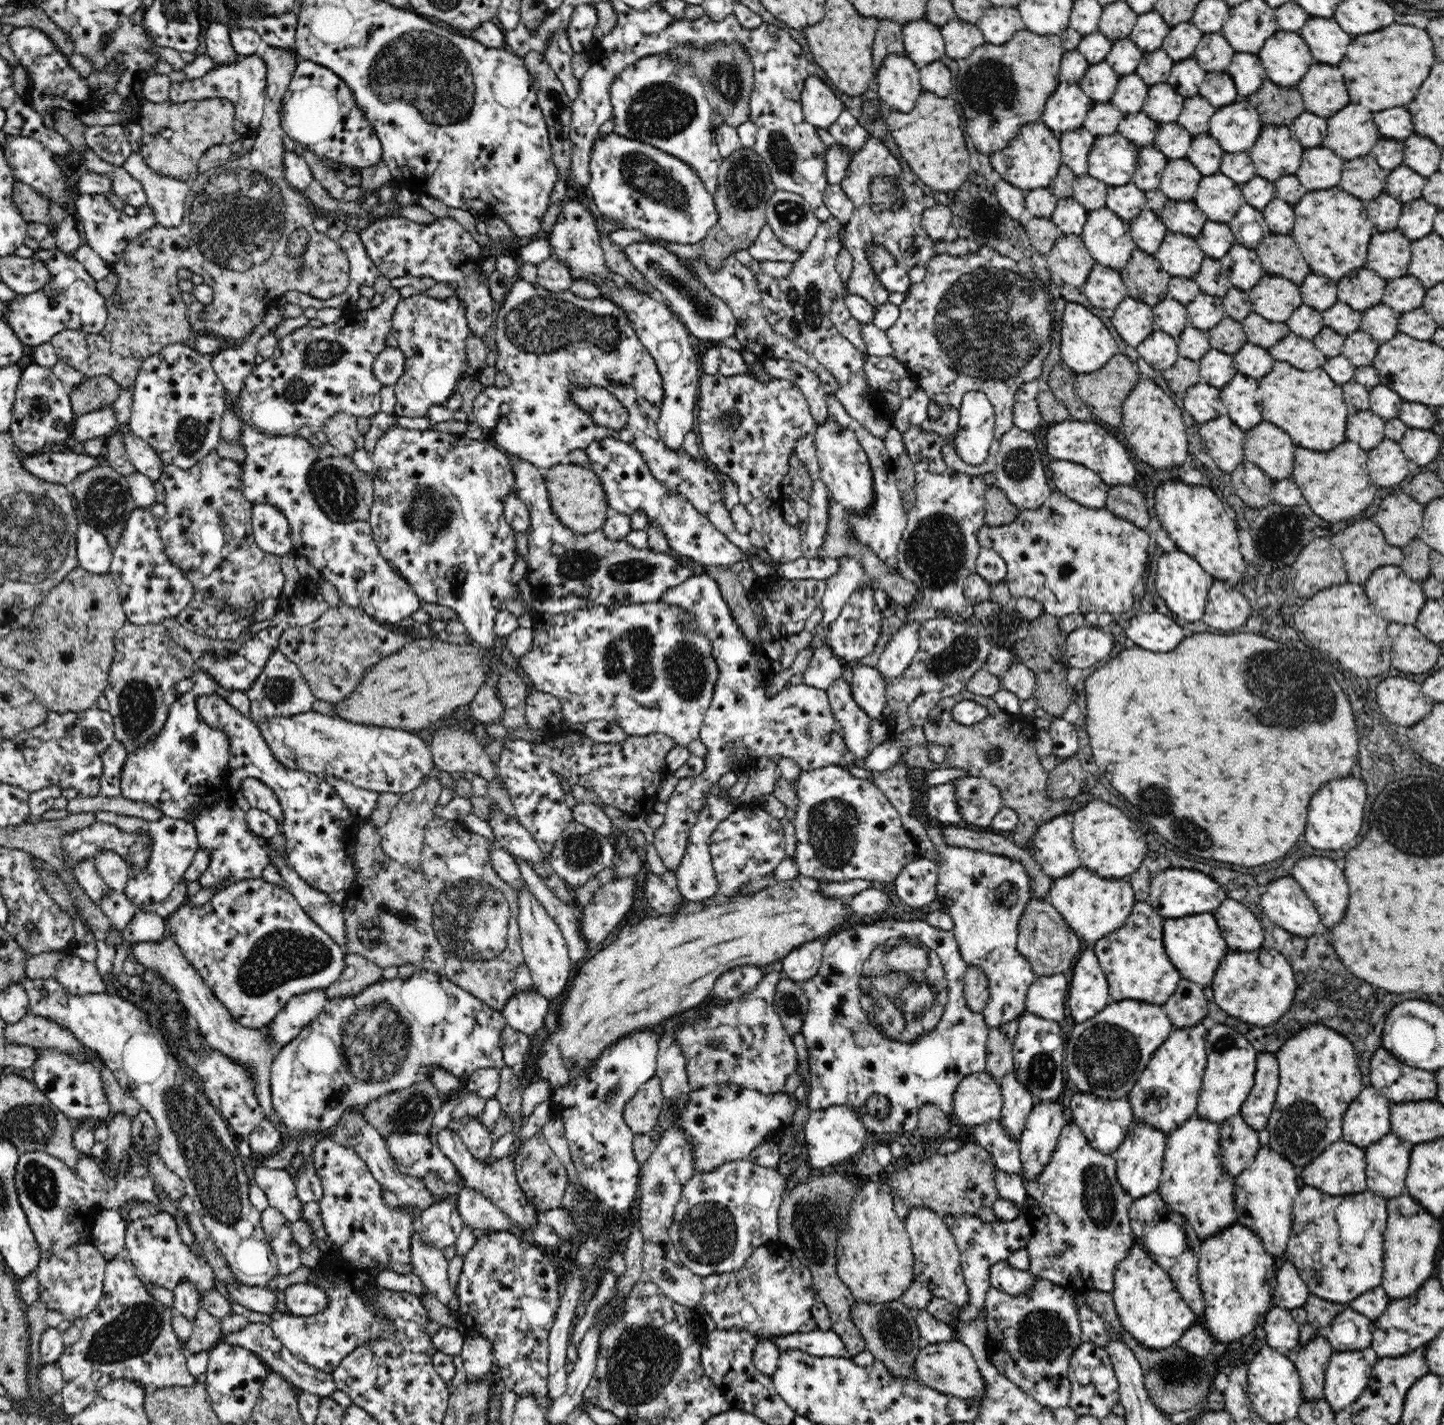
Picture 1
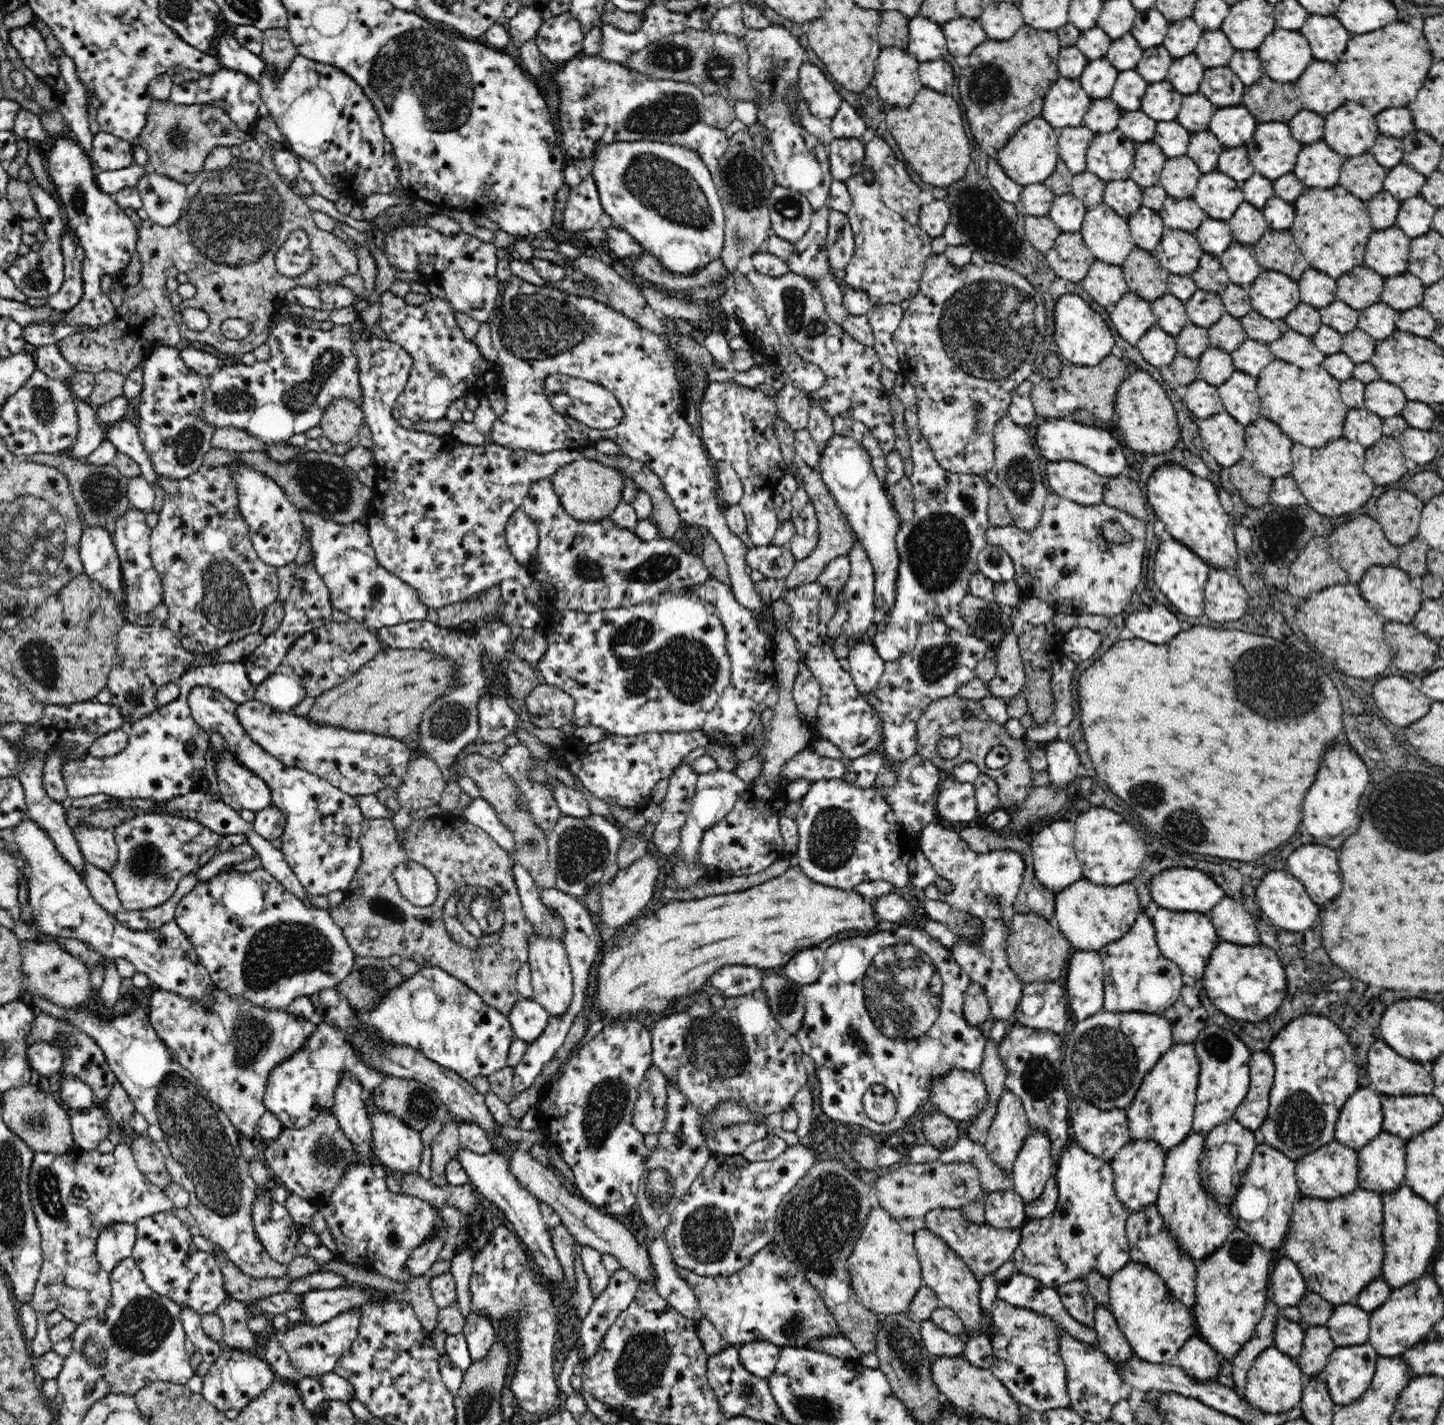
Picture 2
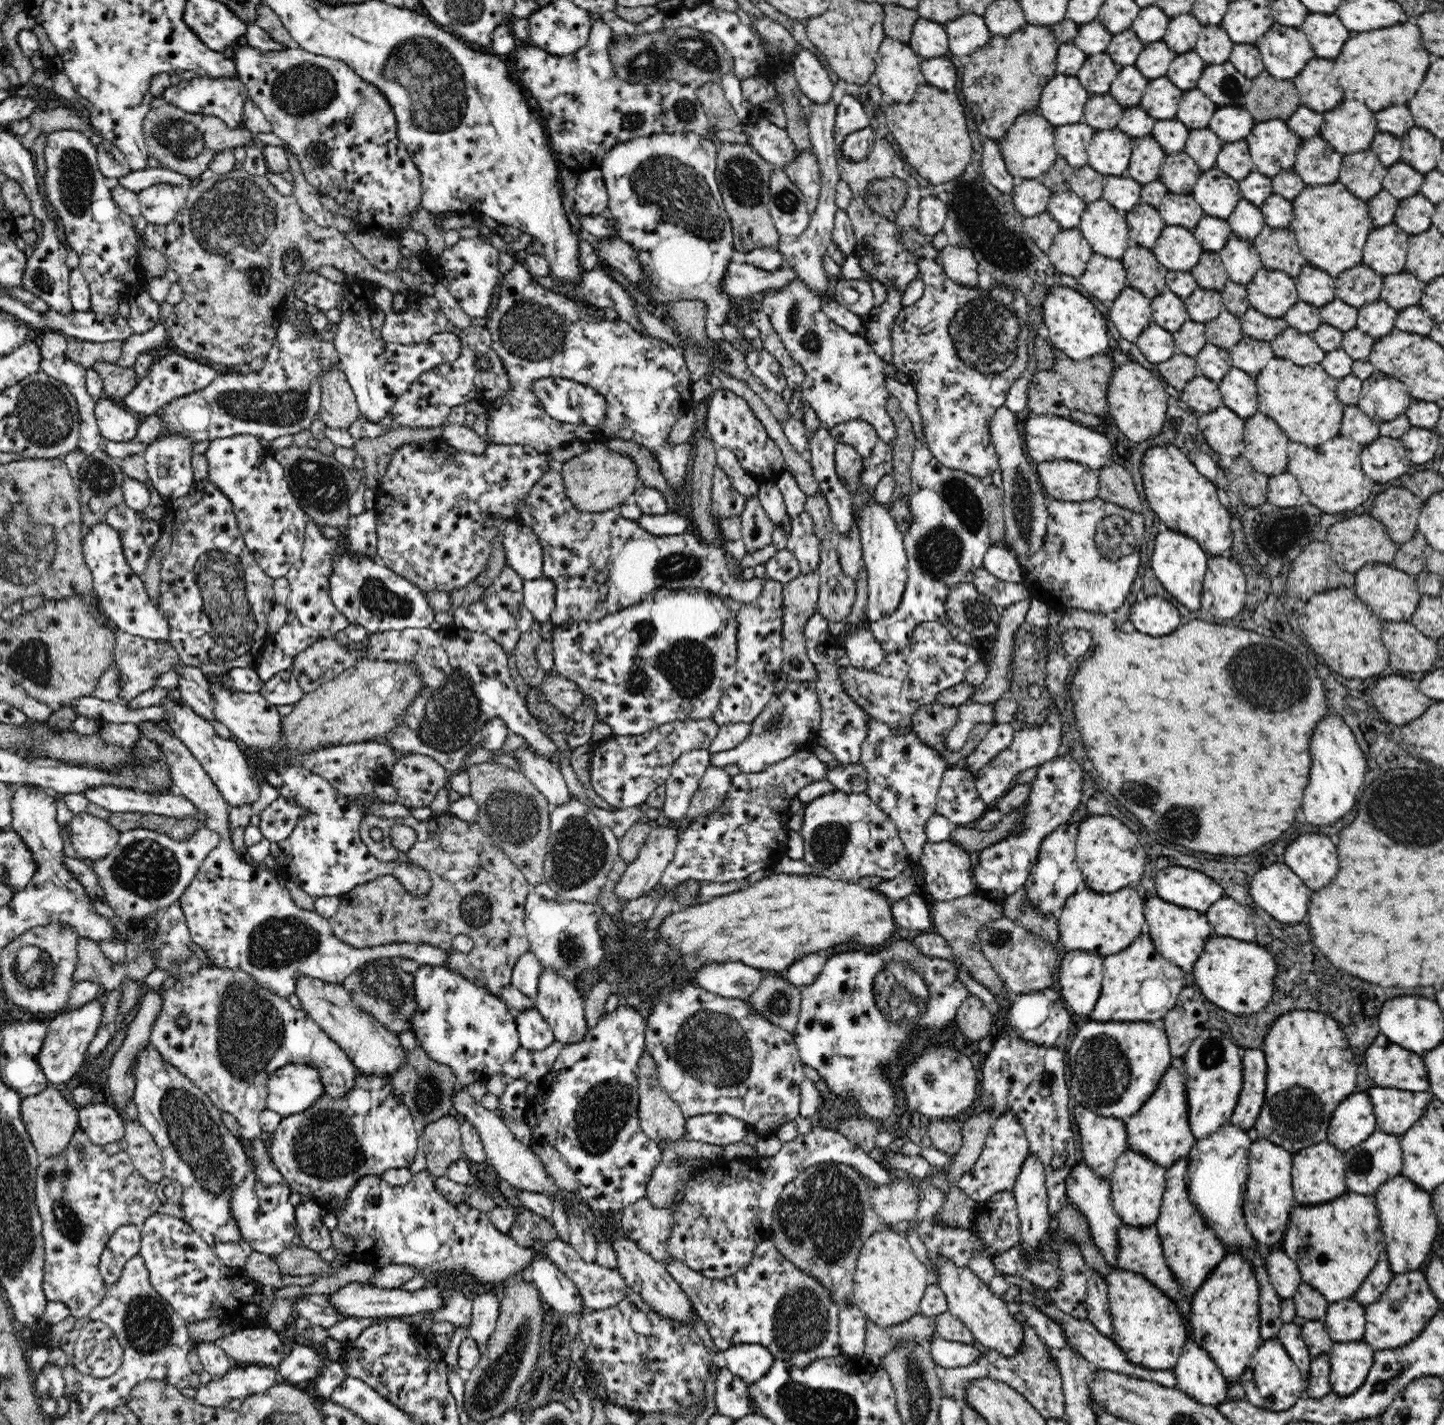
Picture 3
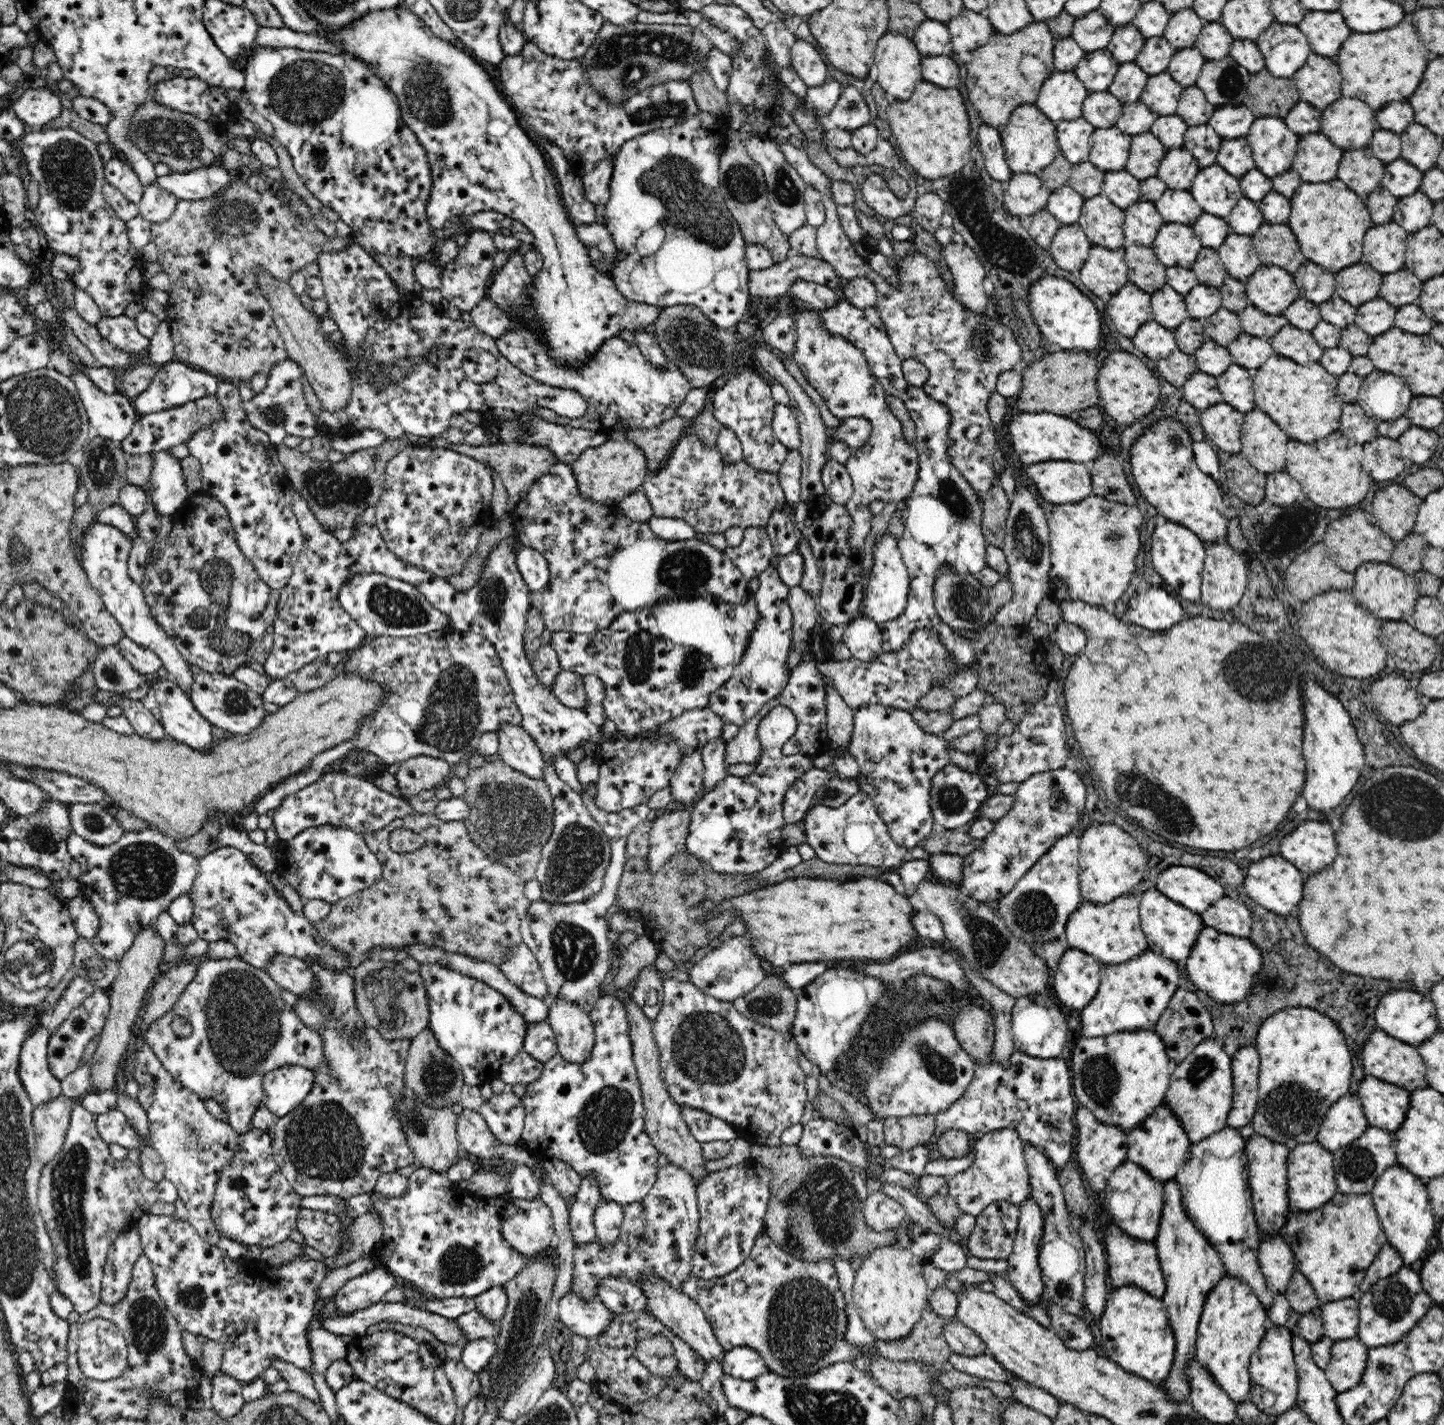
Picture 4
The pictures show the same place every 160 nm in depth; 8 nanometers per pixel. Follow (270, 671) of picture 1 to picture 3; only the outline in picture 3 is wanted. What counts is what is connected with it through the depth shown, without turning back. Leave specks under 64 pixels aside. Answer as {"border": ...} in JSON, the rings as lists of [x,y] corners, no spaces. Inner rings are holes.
{"border":[[[291,669],[278,672],[268,679],[262,684],[259,693],[274,707],[298,703],[305,694]]]}

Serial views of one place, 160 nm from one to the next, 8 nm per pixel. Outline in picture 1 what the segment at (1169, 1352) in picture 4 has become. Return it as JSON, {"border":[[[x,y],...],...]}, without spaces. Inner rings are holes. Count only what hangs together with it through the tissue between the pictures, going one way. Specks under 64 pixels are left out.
{"border":[[[1135,1245],[1118,1263],[1111,1292],[1121,1325],[1142,1345],[1154,1350],[1177,1343],[1199,1319],[1182,1299],[1170,1275],[1142,1248]]]}

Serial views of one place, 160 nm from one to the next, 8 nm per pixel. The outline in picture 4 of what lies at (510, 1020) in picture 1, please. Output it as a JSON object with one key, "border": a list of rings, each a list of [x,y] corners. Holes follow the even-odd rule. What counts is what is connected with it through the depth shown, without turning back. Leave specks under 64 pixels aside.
{"border":[[[545,1020],[528,1022],[524,1034],[523,1050],[531,1054],[536,1060],[545,1063],[558,1053],[556,1035]]]}

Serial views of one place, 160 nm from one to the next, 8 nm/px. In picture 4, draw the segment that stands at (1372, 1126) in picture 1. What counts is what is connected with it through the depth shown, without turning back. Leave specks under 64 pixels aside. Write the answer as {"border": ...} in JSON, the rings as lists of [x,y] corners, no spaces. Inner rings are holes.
{"border":[[[1348,1092],[1328,1109],[1317,1141],[1333,1153],[1354,1142],[1368,1127],[1361,1100],[1356,1094]]]}

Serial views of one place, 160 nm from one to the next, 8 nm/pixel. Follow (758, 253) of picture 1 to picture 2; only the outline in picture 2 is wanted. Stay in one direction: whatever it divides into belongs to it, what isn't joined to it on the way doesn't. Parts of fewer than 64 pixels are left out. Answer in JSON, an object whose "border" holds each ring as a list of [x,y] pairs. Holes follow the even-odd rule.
{"border":[[[828,205],[824,206],[824,208],[820,208],[820,211],[815,212],[813,221],[811,222],[811,228],[806,232],[806,236],[804,236],[803,240],[796,244],[787,242],[772,232],[765,246],[762,248],[762,252],[774,255],[780,261],[786,263],[789,268],[789,275],[802,275],[802,277],[812,279],[812,283],[816,285],[816,289],[820,291],[820,295],[822,295],[824,299],[826,312],[830,315],[834,323],[842,327],[844,319],[849,315],[849,312],[844,306],[844,294],[837,284],[838,280],[829,272],[828,268],[827,245],[825,239],[827,236],[827,223],[830,212],[831,209]]]}

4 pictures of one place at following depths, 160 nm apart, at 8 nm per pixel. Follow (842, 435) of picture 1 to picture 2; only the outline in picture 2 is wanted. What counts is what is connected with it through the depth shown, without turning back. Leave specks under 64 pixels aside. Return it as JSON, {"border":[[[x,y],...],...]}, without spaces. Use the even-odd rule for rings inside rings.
{"border":[[[834,433],[828,442],[824,442],[820,450],[818,471],[873,564],[876,608],[874,620],[876,623],[882,622],[889,615],[896,600],[895,582],[898,576],[898,562],[900,562],[894,541],[900,524],[890,504],[891,499],[873,469],[868,451],[860,441],[849,436]]]}

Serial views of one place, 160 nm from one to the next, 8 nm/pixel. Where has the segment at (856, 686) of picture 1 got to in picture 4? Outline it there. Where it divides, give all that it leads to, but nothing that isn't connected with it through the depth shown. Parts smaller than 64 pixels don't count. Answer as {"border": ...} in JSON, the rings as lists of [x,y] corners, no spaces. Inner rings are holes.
{"border":[[[862,614],[846,624],[841,642],[858,660],[873,661],[884,652],[878,623]]]}

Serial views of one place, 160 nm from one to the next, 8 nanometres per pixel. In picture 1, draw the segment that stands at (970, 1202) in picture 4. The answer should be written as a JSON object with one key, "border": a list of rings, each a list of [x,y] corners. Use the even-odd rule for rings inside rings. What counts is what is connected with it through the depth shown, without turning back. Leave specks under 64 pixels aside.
{"border":[[[1015,1070],[1004,1074],[998,1081],[1003,1094],[1003,1107],[999,1120],[1010,1136],[1019,1138],[1036,1100],[1020,1082]]]}

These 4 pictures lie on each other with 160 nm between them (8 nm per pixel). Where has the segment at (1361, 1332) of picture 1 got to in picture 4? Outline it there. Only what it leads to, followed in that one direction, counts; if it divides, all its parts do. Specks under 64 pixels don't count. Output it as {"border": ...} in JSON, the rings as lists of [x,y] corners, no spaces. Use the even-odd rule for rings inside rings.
{"border":[[[1350,1297],[1321,1306],[1323,1329],[1326,1337],[1333,1341],[1356,1338],[1359,1325],[1359,1306],[1357,1297]]]}

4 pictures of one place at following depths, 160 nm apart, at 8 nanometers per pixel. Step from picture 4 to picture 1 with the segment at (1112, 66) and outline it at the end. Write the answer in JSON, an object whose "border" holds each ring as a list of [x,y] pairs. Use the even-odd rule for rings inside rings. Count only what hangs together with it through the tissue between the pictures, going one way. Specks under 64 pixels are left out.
{"border":[[[1104,60],[1098,64],[1091,64],[1078,83],[1093,101],[1110,102],[1121,77]]]}

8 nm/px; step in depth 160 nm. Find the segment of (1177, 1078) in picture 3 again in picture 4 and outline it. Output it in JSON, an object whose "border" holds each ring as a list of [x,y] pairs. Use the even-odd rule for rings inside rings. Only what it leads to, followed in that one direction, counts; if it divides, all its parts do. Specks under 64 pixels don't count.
{"border":[[[1162,1100],[1152,1114],[1148,1115],[1140,1124],[1127,1132],[1127,1159],[1144,1168],[1152,1179],[1168,1183],[1175,1179],[1176,1174],[1186,1163],[1191,1147],[1191,1140],[1188,1138],[1180,1119],[1175,1112]]]}

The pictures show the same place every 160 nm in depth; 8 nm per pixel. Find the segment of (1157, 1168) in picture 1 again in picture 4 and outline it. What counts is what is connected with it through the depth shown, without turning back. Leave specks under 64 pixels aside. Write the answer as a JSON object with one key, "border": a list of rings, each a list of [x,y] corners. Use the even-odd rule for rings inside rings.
{"border":[[[1126,1159],[1116,1170],[1113,1170],[1113,1174],[1109,1178],[1104,1190],[1104,1194],[1106,1194],[1104,1206],[1106,1206],[1112,1222],[1122,1231],[1134,1239],[1152,1243],[1157,1236],[1162,1216],[1163,1190],[1164,1183],[1152,1179],[1144,1168],[1138,1167],[1138,1164]]]}

